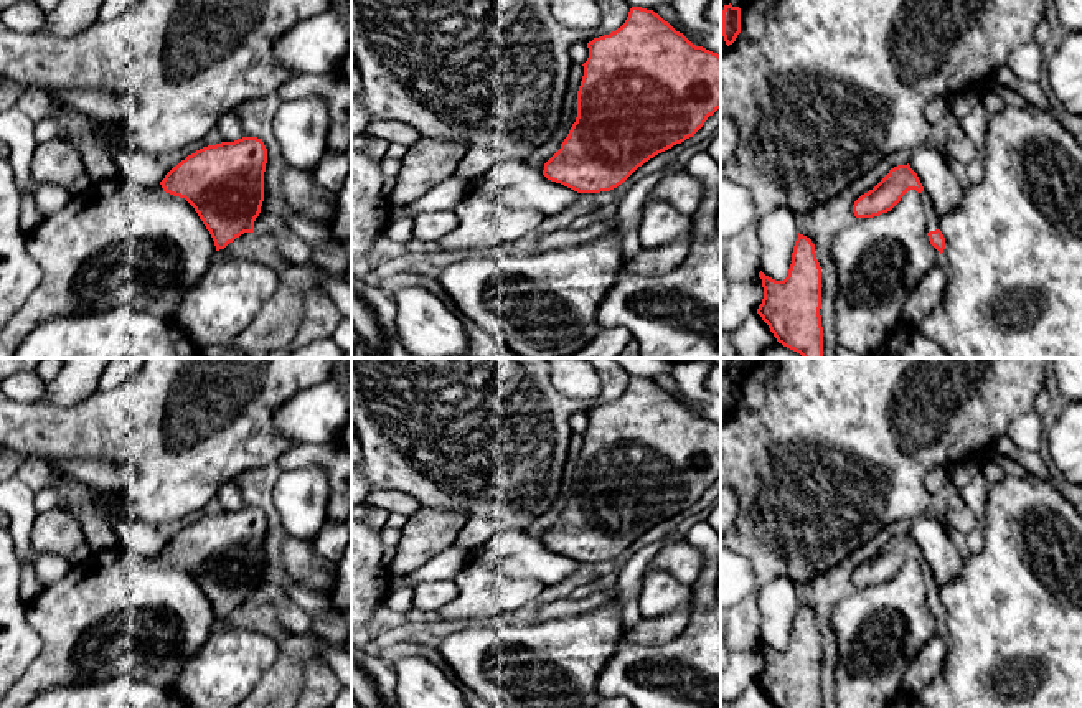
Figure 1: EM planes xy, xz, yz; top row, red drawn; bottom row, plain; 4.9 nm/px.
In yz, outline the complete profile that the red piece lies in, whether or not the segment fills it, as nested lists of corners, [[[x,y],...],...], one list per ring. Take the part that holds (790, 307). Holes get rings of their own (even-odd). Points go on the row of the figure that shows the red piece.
[[[798,233],[788,276],[775,281],[759,272],[764,299],[757,314],[783,347],[803,358],[823,358],[821,267],[815,244]]]

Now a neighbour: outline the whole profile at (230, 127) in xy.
[[[236,111],[226,114],[219,124],[216,125],[218,132],[221,134],[223,142],[234,142],[244,137],[244,129],[241,117]]]

